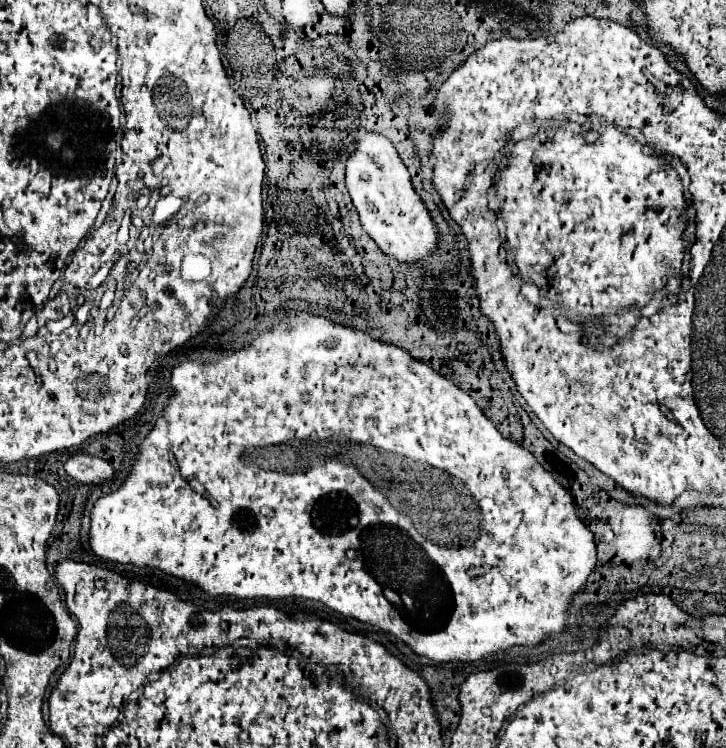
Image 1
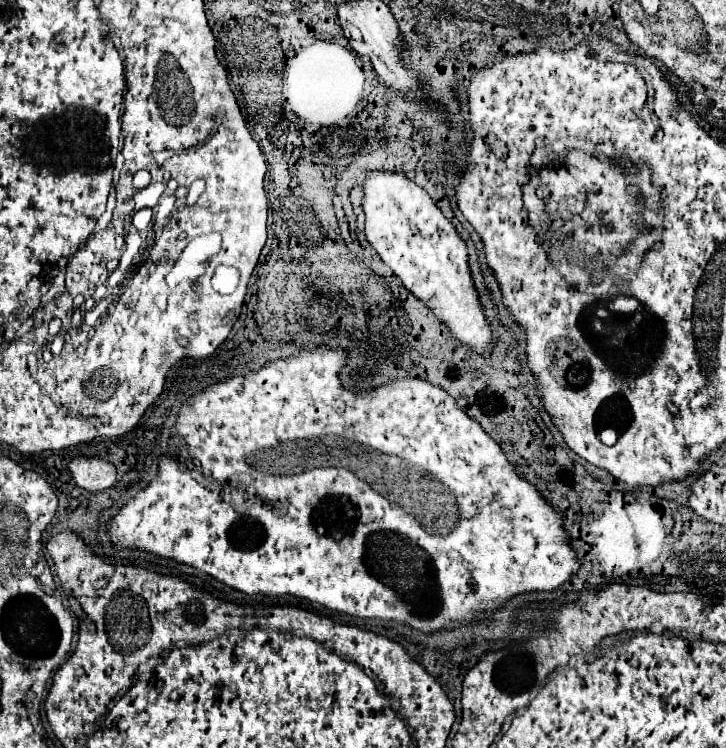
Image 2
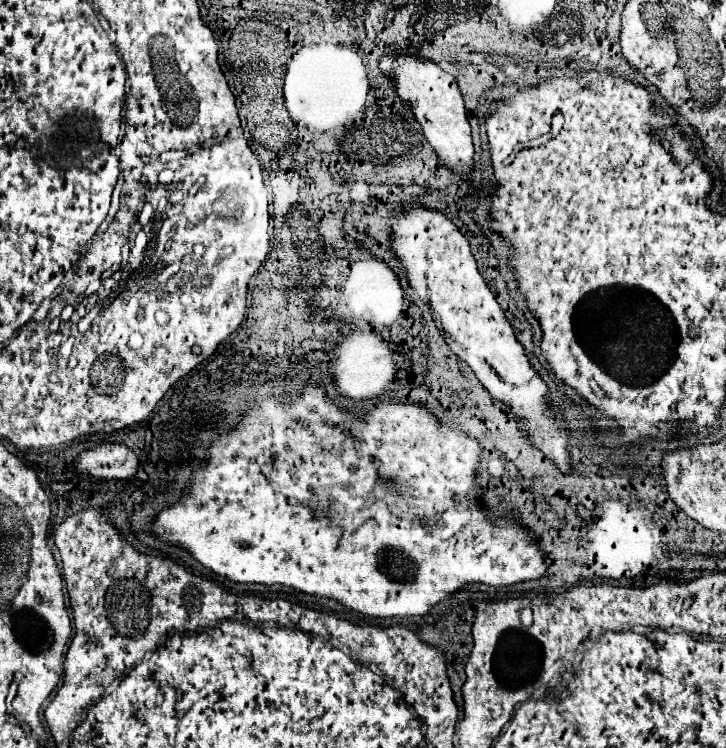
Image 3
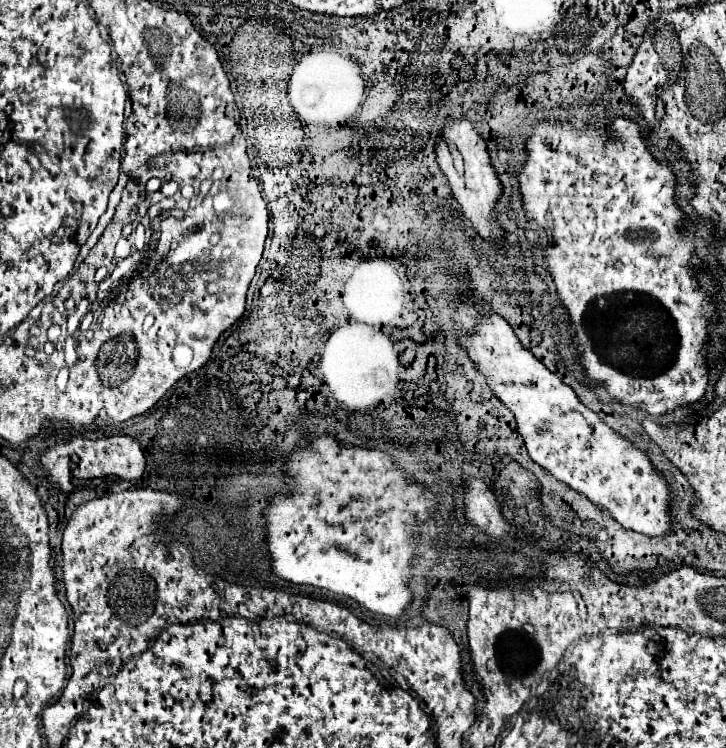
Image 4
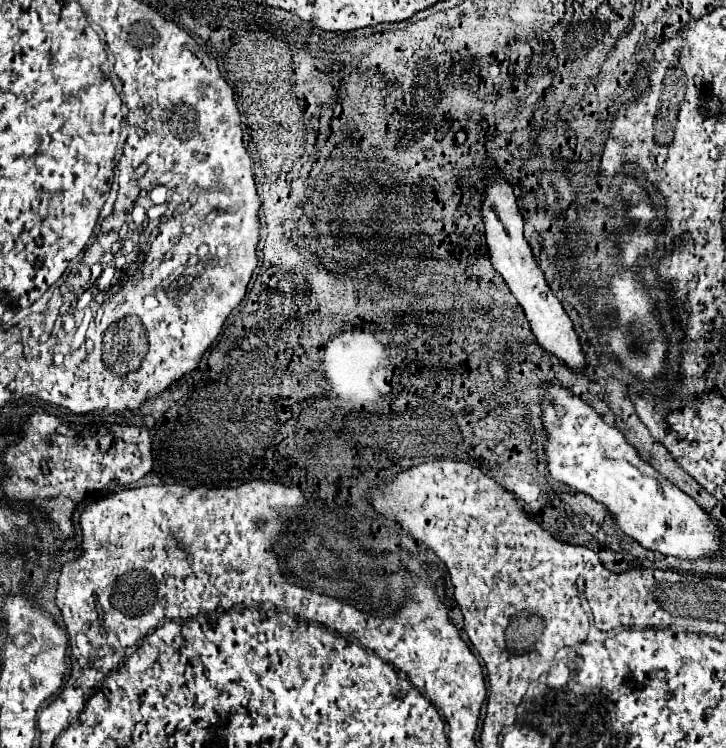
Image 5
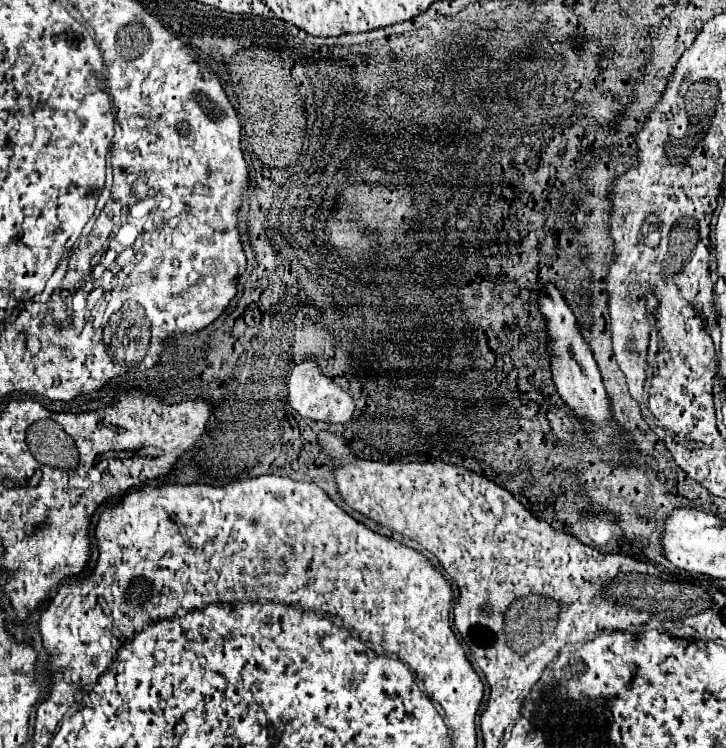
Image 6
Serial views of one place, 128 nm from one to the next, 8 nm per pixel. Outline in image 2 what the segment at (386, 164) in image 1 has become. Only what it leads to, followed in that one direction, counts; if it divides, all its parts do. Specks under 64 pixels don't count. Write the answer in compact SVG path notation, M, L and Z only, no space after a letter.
M368 170L366 178L362 182L364 186L364 198L362 198L362 210L366 214L366 238L370 246L380 254L380 258L392 268L392 272L402 280L402 284L418 298L424 300L424 304L442 320L446 322L448 330L462 342L468 344L474 352L488 352L492 342L492 330L484 318L484 310L478 302L478 294L472 286L470 270L468 270L468 254L466 254L466 242L456 234L454 226L444 218L440 208L434 204L434 200L416 186L406 174L396 170Z

